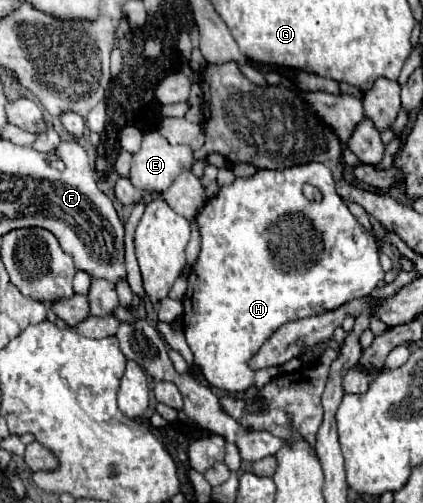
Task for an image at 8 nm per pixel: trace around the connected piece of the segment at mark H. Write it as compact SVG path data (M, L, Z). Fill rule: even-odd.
M308 163L308 165L298 165L298 167L290 167L290 169L282 169L282 171L268 171L268 169L260 169L254 177L250 179L236 179L232 185L226 185L220 189L218 197L208 201L202 211L200 217L196 217L200 221L200 235L202 235L202 249L200 255L192 267L192 273L188 275L188 293L184 297L184 315L182 315L182 323L184 323L184 335L186 341L194 353L194 361L200 365L202 375L206 377L206 381L218 389L226 389L228 393L244 393L250 385L252 385L252 377L254 371L246 365L248 359L262 347L262 343L284 323L294 321L294 319L304 319L306 315L318 315L324 311L334 311L336 307L344 305L346 301L352 299L360 299L366 297L368 293L372 293L372 289L376 289L376 285L384 279L384 271L380 267L380 253L378 253L378 245L372 233L368 233L356 219L354 215L348 211L344 199L336 193L334 189L334 181L332 181L332 173L326 165L322 163ZM310 183L314 187L318 187L322 191L322 201L308 201L302 195L302 187Z

